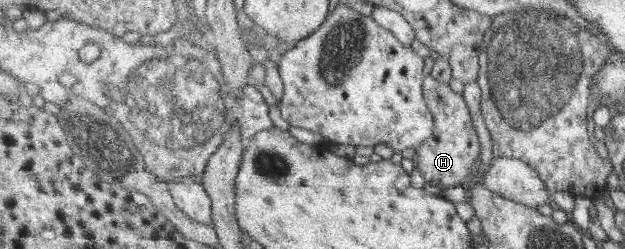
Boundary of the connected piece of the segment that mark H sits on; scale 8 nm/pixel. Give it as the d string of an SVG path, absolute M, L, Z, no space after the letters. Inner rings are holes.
M432 74L425 76L423 92L434 116L436 129L426 142L416 148L412 161L425 181L444 190L453 187L457 179L463 180L470 176L481 156L481 140L462 94L454 92L449 84L436 80Z

